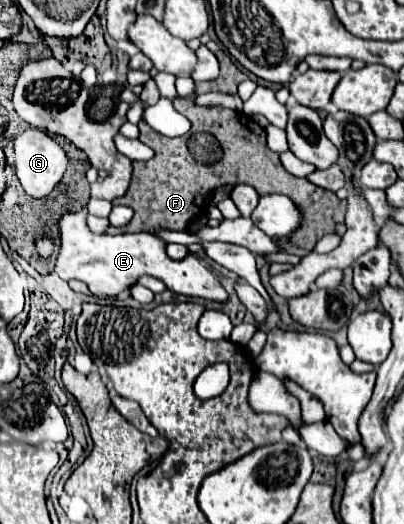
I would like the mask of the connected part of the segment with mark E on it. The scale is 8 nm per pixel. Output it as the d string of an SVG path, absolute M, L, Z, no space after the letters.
M85 208L77 212L65 212L59 218L57 226L61 230L61 252L55 262L57 276L63 280L83 280L95 296L115 296L121 290L137 284L141 276L153 276L175 294L203 298L219 304L225 304L229 300L219 278L195 254L189 252L183 260L171 260L165 254L165 246L157 244L161 238L153 234L93 234L85 222Z

